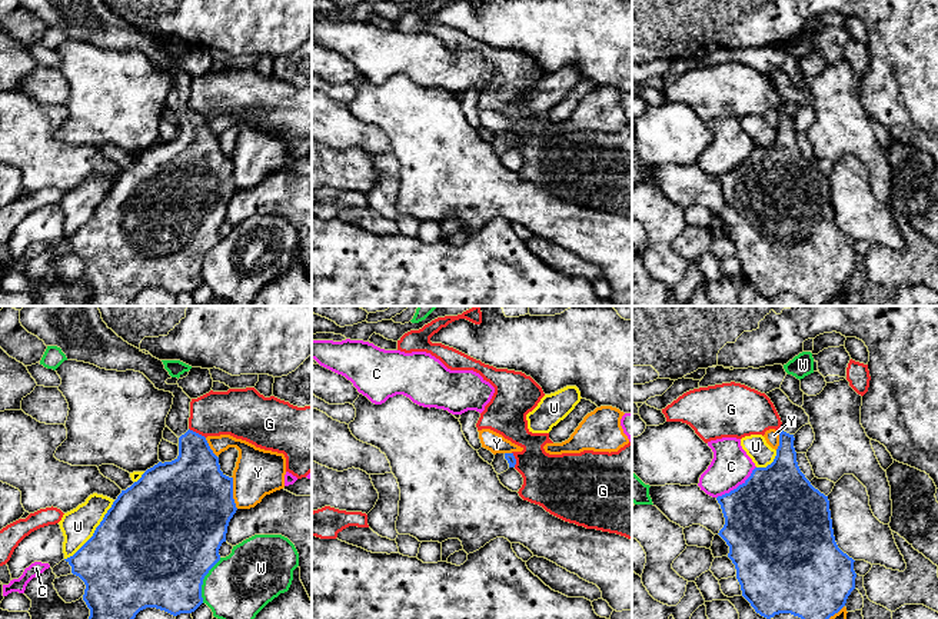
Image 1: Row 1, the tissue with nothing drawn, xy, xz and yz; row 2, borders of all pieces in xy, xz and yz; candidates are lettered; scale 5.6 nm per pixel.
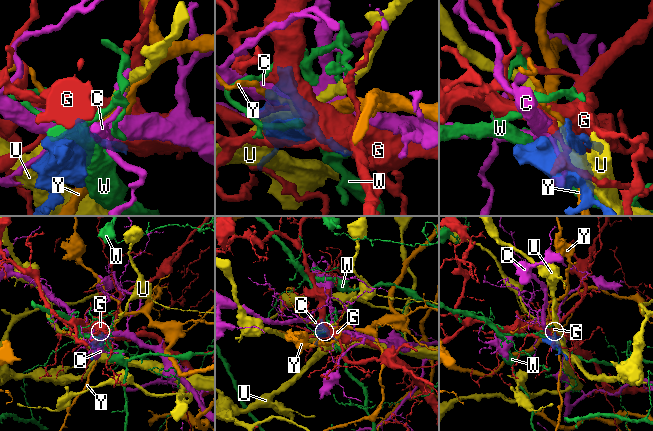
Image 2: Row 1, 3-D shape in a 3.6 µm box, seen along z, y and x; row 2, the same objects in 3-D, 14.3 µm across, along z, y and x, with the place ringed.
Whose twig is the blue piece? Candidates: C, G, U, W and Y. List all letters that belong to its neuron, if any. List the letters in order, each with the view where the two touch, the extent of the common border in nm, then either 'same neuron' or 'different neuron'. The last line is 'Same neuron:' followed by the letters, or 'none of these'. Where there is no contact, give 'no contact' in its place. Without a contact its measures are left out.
C: contact in yz; length 280 nm; different neuron
G: contact in xy; length 110 nm; different neuron
U: contact in xy; length 440 nm; different neuron
W: contact in xy; length 280 nm; different neuron
Y: contact in xy; length 190 nm; different neuron
Same neuron: none of these

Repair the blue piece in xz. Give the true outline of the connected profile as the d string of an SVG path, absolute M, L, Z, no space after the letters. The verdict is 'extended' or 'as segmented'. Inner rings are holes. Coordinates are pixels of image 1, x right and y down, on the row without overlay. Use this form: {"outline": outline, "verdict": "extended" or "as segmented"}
{"outline": "M496 133L492 146L498 154L506 152L509 147L515 147L516 139L513 133Z", "verdict": "extended"}

